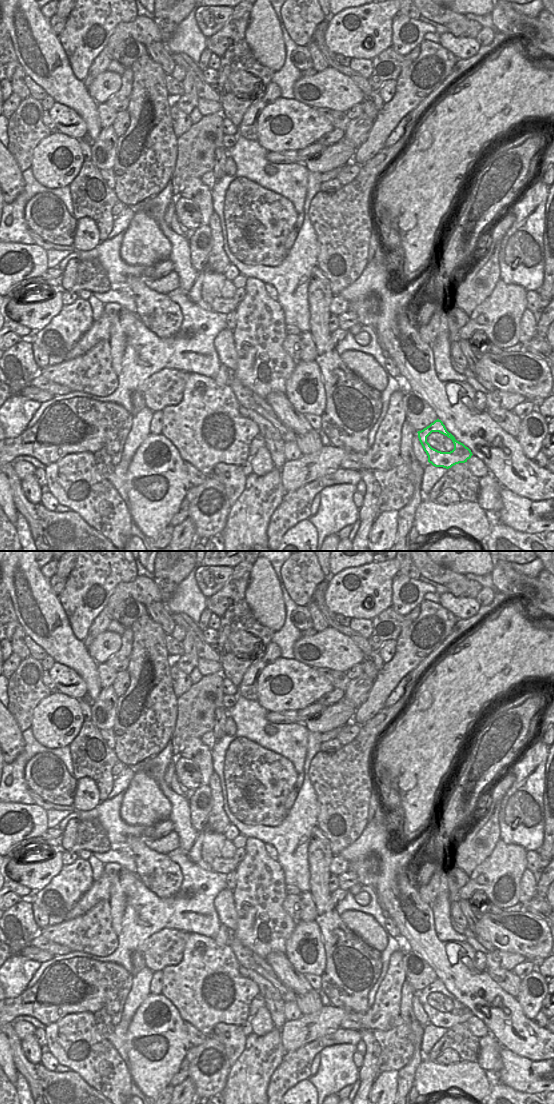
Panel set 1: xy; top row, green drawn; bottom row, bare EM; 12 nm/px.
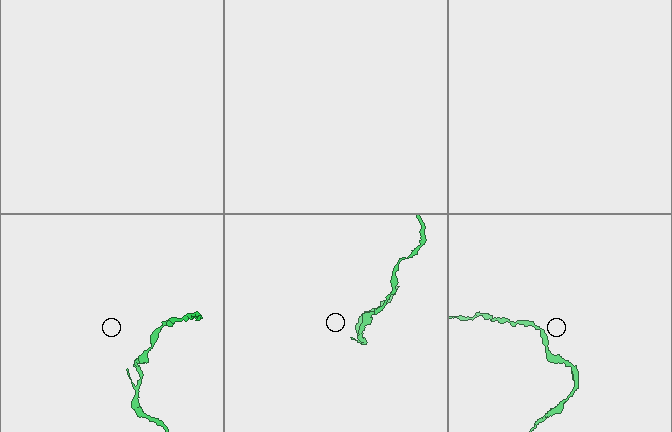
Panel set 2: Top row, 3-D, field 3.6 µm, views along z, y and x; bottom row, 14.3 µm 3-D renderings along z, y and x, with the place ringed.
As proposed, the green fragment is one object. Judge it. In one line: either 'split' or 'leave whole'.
leave whole

